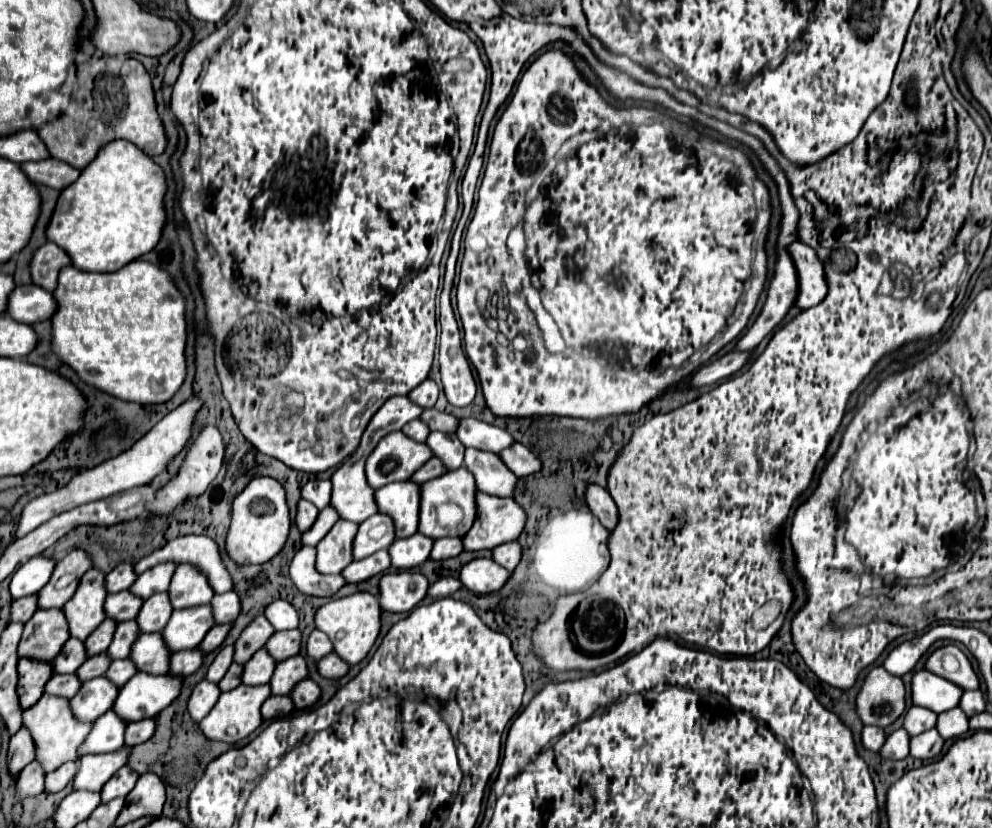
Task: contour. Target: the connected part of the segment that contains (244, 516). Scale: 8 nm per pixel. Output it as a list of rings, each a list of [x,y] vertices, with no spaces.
[[[253,478],[247,488],[233,500],[233,512],[231,512],[231,524],[225,536],[225,550],[227,556],[235,564],[263,564],[271,560],[285,544],[289,534],[289,508],[285,504],[285,490],[283,486],[273,478]]]

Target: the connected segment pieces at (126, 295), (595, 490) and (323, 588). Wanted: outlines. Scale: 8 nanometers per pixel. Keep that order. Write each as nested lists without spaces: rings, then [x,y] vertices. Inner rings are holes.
[[[133,260],[111,274],[83,272],[65,266],[53,290],[57,310],[51,316],[51,352],[73,368],[81,382],[115,398],[137,404],[163,404],[173,398],[185,378],[185,302],[169,274],[149,262]]]
[[[589,484],[585,490],[585,502],[587,502],[589,510],[599,518],[599,522],[607,530],[611,530],[611,526],[615,526],[617,506],[615,506],[615,502],[611,502],[611,496],[607,494],[605,488],[601,488],[597,484]]]
[[[303,546],[289,564],[289,578],[301,594],[333,596],[345,582],[337,576],[325,576],[315,570],[315,548]]]

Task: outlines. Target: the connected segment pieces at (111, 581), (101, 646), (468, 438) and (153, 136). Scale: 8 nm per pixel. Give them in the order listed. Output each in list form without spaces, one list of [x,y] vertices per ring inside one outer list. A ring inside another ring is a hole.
[[[119,564],[115,570],[111,570],[105,576],[105,590],[109,594],[127,590],[135,582],[135,578],[137,578],[137,574],[133,574],[133,564]]]
[[[103,620],[101,626],[97,626],[89,634],[89,638],[83,642],[87,656],[95,656],[99,652],[105,652],[107,646],[109,646],[109,642],[111,642],[111,634],[113,632],[115,632],[115,622],[113,620]]]
[[[461,418],[455,430],[455,436],[461,440],[463,446],[467,448],[471,446],[477,450],[487,450],[487,452],[501,452],[503,448],[515,442],[507,430],[491,426],[475,418]]]
[[[103,56],[101,62],[75,64],[75,78],[77,86],[71,92],[69,108],[37,130],[51,158],[81,170],[97,154],[99,146],[115,138],[133,142],[151,158],[165,150],[165,130],[155,110],[151,78],[141,62],[131,56]]]

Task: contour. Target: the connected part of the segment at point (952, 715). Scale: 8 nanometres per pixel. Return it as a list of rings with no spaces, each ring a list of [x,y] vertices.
[[[951,708],[947,712],[937,714],[937,724],[935,728],[939,730],[941,738],[957,738],[969,730],[967,726],[967,716],[959,708]]]

